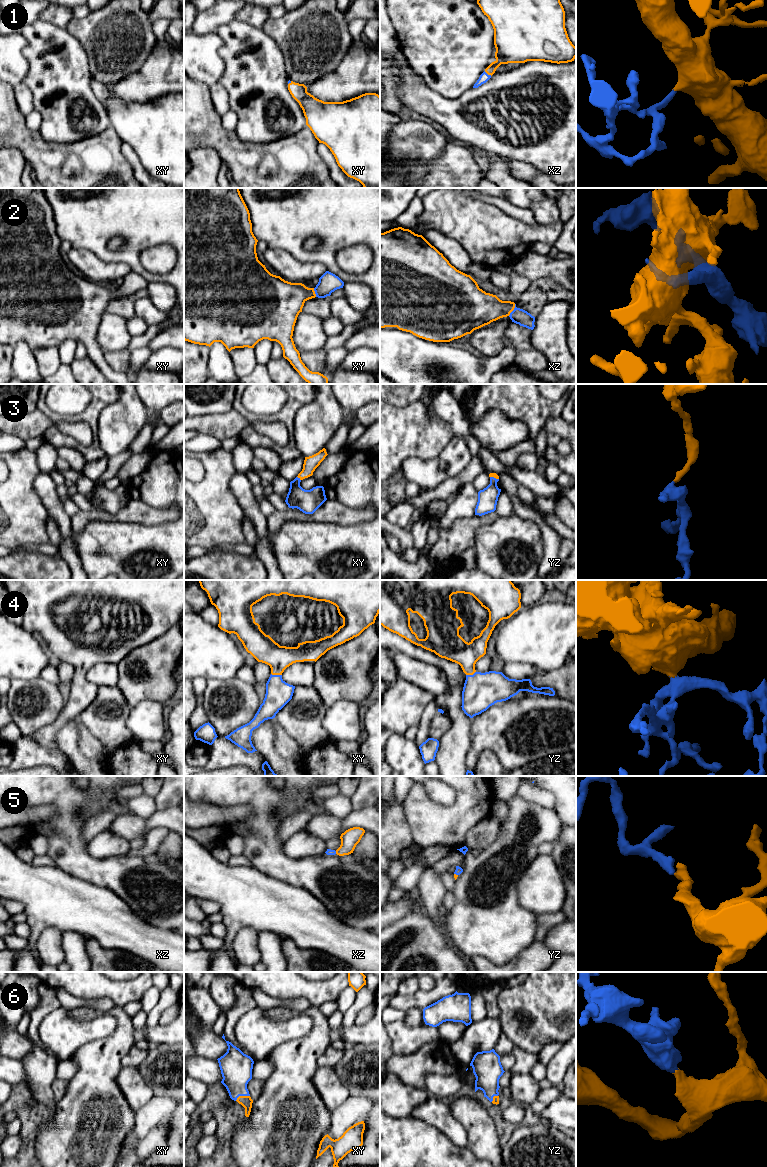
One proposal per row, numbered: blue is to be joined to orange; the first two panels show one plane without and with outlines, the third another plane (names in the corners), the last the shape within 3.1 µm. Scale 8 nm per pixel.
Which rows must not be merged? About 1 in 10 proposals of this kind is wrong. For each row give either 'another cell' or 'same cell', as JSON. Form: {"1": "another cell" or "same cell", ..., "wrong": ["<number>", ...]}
{"1": "same cell", "2": "same cell", "3": "same cell", "4": "same cell", "5": "same cell", "6": "same cell", "wrong": []}

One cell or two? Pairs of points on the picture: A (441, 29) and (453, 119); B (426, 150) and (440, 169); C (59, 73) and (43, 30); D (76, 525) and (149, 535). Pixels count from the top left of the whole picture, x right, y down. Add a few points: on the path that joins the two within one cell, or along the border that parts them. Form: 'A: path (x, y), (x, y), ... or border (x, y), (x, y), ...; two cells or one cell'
A: border (429, 86), (452, 98), (458, 98), (472, 88); two cells
B: border (447, 143), (443, 151), (431, 162), (423, 177); two cells
C: path (69, 62), (70, 56), (67, 42), (58, 38); one cell
D: border (109, 520), (91, 520), (80, 531), (72, 531); two cells

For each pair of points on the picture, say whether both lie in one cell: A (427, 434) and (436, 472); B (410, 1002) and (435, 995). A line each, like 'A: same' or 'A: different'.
A: different
B: same

